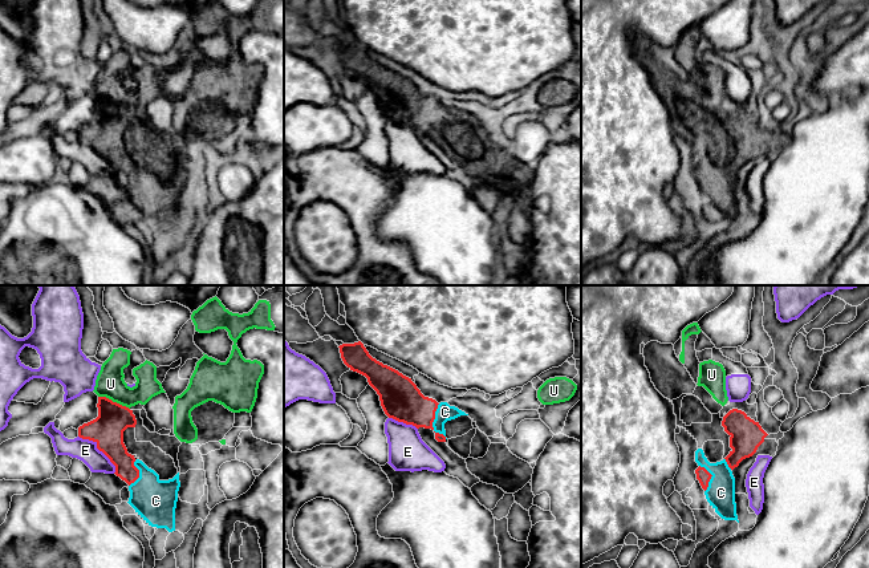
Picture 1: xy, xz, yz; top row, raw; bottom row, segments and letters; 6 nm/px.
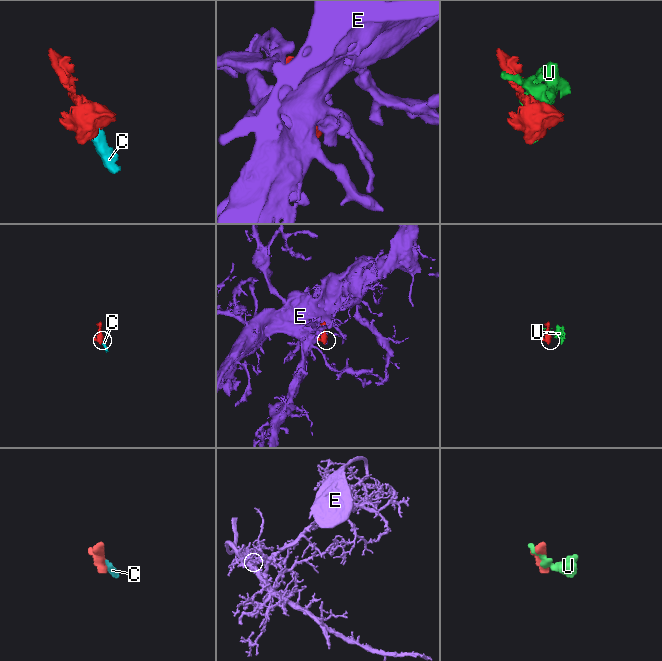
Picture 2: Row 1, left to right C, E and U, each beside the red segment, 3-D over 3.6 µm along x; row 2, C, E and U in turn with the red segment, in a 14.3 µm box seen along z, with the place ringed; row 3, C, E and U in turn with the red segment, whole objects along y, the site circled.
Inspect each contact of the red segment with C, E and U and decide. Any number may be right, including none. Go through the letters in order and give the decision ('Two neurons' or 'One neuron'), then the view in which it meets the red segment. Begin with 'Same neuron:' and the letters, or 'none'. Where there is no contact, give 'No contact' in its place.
Same neuron: C, U
C: One neuron. Touches red in xz
E: Two neurons. Touches red in xy
U: One neuron. Touches red in xy

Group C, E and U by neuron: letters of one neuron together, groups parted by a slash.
C U / E

